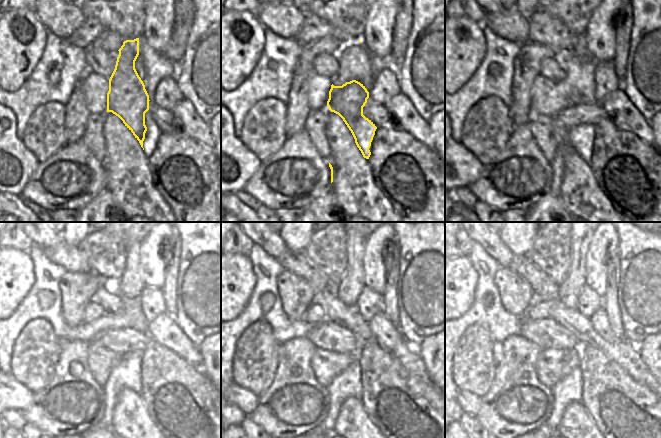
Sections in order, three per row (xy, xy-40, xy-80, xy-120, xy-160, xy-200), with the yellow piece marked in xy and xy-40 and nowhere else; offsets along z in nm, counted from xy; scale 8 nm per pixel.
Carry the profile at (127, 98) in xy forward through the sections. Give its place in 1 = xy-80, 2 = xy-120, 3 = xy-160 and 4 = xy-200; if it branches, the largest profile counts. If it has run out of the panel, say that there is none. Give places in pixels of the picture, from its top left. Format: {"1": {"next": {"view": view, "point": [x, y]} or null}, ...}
{"1": {"next": {"view": "xy-80", "point": [581, 137]}}, "2": {"next": {"view": "xy-120", "point": [127, 374]}}, "3": {"next": {"view": "xy-160", "point": [347, 385]}}, "4": {"next": {"view": "xy-200", "point": [568, 390]}}}

